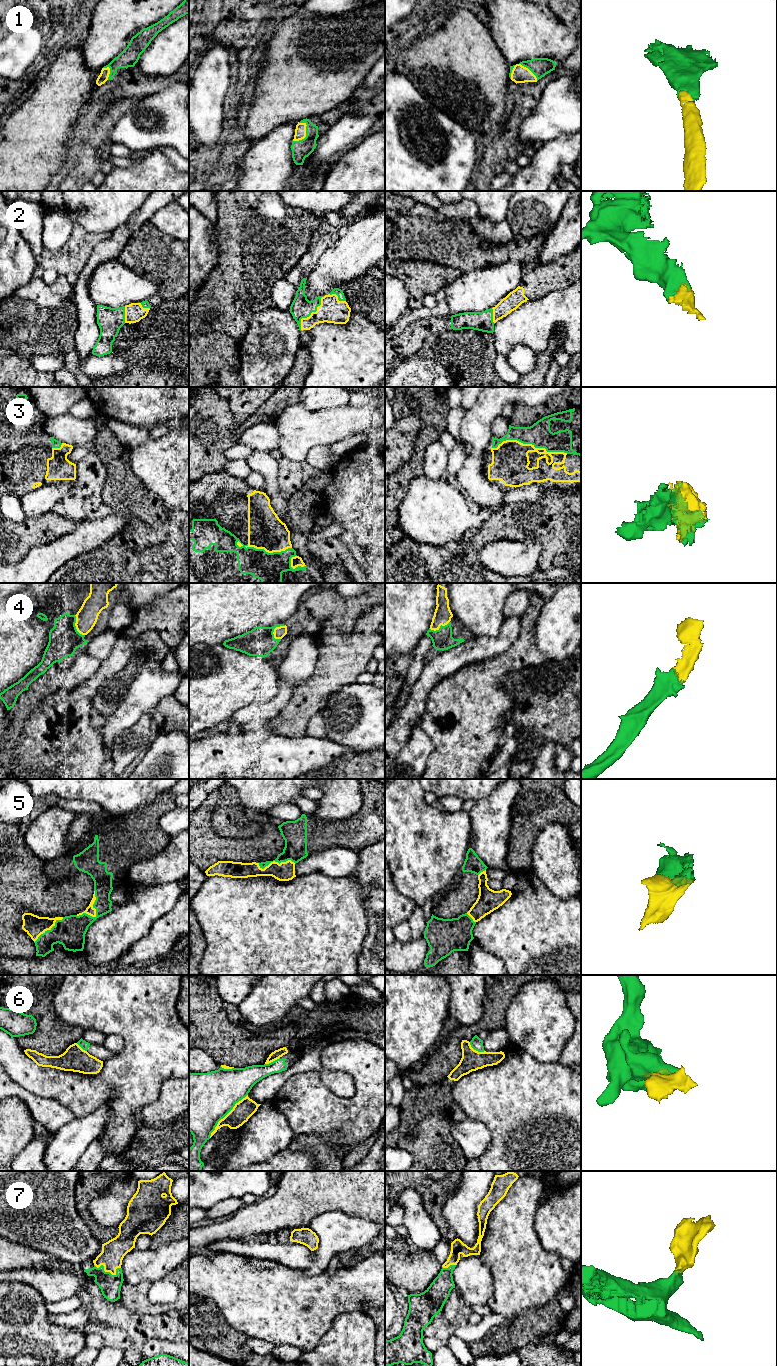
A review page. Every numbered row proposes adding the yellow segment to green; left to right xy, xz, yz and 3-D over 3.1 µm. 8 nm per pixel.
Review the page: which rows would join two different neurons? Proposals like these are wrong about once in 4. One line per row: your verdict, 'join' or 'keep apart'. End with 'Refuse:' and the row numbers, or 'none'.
1: join
2: join
3: keep apart
4: join
5: join
6: keep apart
7: join
Refuse: 3, 6

